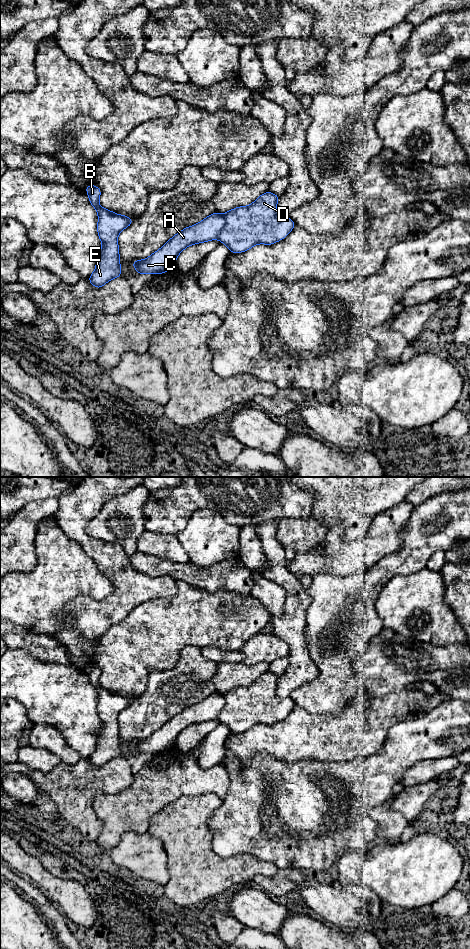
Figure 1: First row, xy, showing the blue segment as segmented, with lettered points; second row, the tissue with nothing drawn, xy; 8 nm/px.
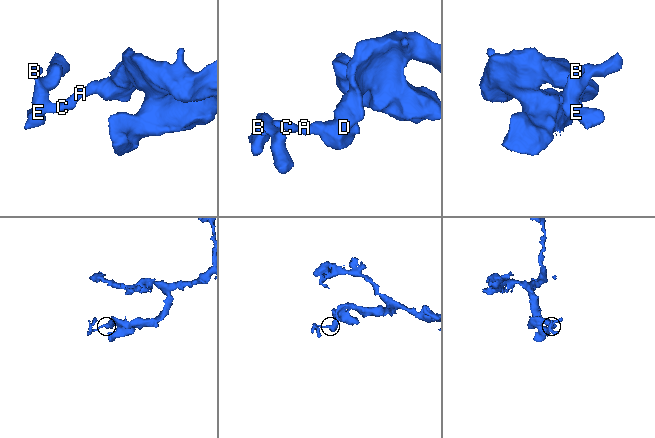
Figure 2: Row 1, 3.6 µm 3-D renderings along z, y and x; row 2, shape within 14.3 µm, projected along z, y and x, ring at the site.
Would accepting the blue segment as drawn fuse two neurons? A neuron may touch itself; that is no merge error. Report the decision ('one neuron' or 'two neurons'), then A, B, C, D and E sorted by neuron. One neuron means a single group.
two neurons | A B C E / D

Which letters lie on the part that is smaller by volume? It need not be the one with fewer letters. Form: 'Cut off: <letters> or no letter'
Cut off: A, B, C, E

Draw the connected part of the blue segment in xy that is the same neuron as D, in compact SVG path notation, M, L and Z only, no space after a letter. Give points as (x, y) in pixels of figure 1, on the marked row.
M267 191L251 205L223 214L225 224L217 239L232 253L245 252L257 244L272 245L284 239L295 223L290 217L282 218L277 214L278 198Z

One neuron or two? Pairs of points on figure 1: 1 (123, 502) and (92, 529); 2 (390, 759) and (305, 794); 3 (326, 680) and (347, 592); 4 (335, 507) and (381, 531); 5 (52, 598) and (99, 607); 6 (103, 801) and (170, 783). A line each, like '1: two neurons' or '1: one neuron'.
1: one neuron
2: one neuron
3: one neuron
4: two neurons
5: two neurons
6: one neuron

